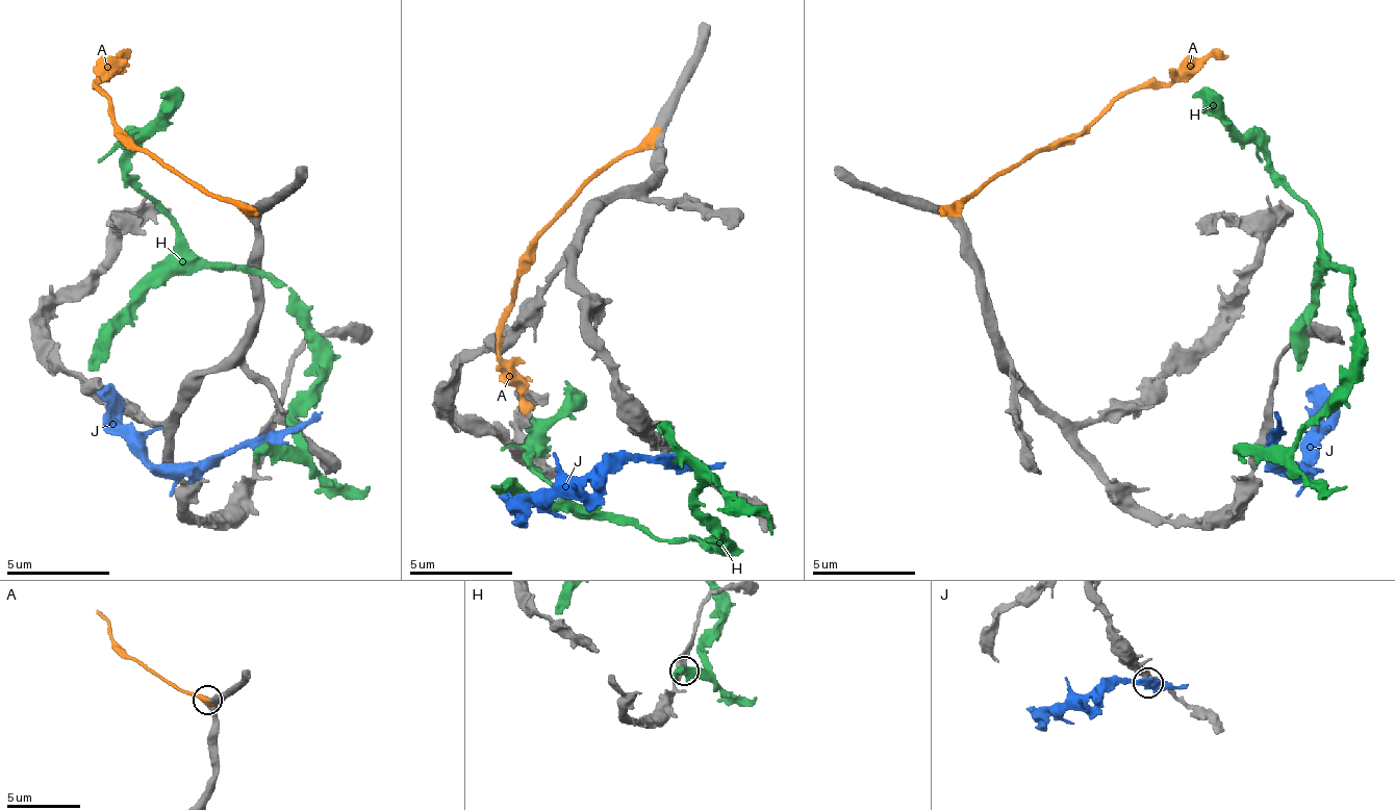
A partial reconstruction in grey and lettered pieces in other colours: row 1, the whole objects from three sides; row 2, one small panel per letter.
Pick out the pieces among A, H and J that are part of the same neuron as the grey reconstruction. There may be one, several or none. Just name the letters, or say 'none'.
A

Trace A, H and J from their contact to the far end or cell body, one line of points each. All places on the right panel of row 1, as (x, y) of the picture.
A: (952, 209), (1049, 143), (1075, 137), (1091, 122), (1142, 85), (1173, 85), (1203, 59), (1229, 54)
H: (1256, 451), (1296, 440), (1343, 379), (1353, 276), (1338, 271), (1322, 250), (1317, 214), (1203, 85)
J: (1271, 440), (1271, 451), (1282, 461), (1296, 466), (1312, 426), (1312, 405), (1307, 389)

